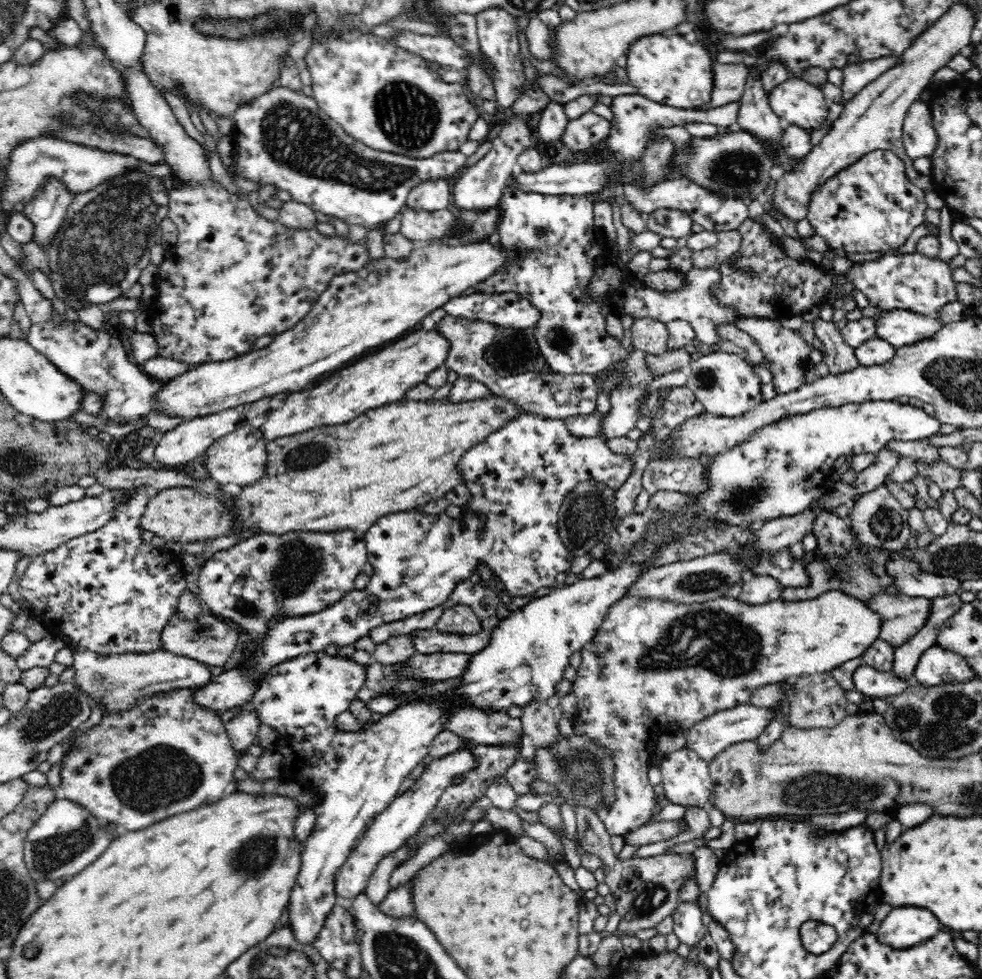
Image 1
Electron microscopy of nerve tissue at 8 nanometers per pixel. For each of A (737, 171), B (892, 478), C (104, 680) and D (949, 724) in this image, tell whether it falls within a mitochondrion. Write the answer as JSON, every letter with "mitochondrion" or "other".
{"A":"mitochondrion","B":"other","C":"mitochondrion","D":"mitochondrion"}

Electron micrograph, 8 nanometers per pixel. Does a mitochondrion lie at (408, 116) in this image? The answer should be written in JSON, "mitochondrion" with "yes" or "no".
{"mitochondrion":"yes"}

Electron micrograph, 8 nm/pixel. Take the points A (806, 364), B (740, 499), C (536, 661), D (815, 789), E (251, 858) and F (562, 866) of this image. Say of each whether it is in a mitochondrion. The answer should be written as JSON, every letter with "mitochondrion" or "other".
{"A":"other","B":"mitochondrion","C":"mitochondrion","D":"mitochondrion","E":"mitochondrion","F":"other"}

